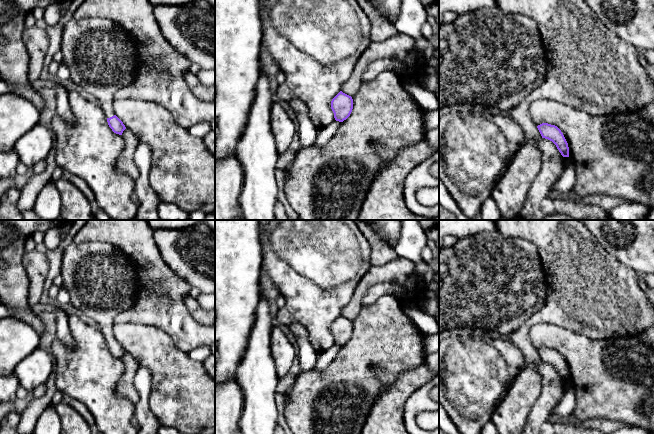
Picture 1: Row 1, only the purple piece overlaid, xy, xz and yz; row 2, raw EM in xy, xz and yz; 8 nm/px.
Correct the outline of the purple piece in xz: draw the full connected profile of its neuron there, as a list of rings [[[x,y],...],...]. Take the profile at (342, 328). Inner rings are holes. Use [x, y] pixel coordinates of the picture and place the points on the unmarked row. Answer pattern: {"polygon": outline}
{"polygon": [[[340,315],[331,325],[331,333],[334,337],[335,344],[343,346],[352,336],[352,321]]]}

